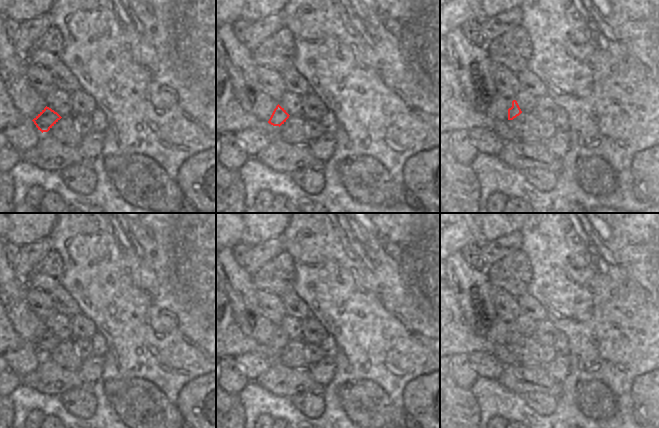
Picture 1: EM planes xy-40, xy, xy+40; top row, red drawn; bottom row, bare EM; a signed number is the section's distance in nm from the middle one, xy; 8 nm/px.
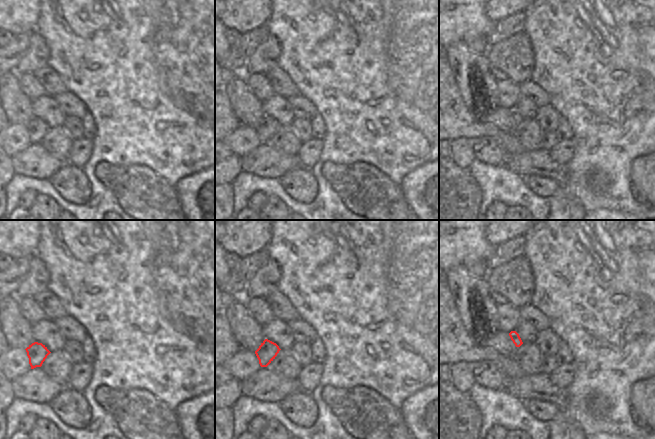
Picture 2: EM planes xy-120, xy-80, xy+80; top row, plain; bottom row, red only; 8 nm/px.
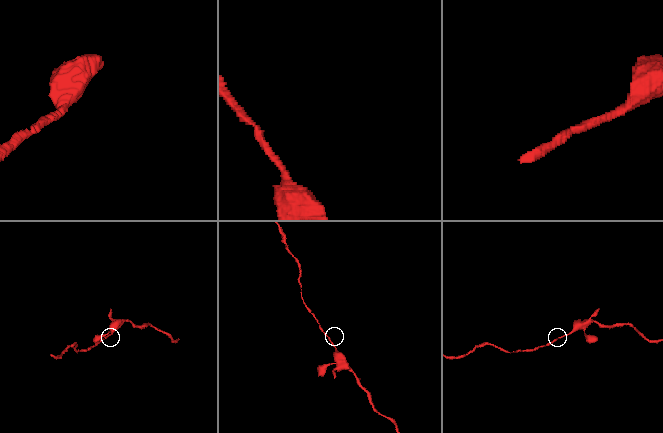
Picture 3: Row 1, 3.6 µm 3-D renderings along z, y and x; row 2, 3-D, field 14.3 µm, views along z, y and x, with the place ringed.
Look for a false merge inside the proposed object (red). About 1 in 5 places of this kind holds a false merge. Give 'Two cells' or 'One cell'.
One cell

